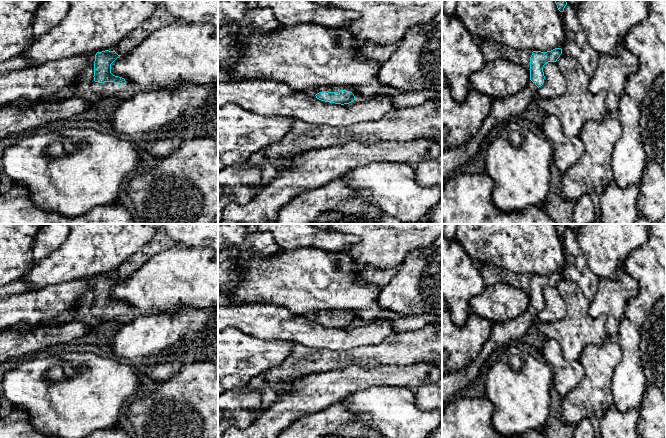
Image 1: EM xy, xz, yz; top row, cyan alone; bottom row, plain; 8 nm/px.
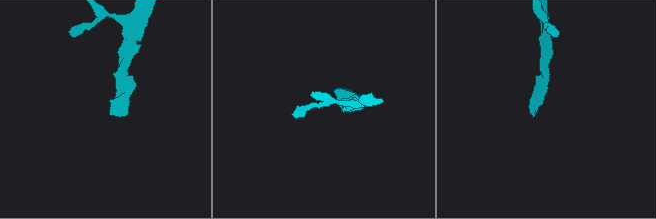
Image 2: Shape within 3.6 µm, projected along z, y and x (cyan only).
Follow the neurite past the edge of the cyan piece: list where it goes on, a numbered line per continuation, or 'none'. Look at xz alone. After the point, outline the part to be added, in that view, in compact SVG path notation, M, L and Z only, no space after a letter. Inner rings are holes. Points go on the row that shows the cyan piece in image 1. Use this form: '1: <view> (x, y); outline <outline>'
1: xz (320, 89); outline M323 86L323 87L318 87L316 89L316 93L319 93L319 92L323 92L323 91L328 91L328 92L338 92L340 91L341 89L338 88L338 87L327 87L327 86Z

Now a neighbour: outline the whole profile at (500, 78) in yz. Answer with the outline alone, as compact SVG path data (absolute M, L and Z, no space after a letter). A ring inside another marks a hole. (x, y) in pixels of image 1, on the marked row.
M507 59L488 61L469 78L473 88L490 98L502 99L525 89L530 81L530 70Z

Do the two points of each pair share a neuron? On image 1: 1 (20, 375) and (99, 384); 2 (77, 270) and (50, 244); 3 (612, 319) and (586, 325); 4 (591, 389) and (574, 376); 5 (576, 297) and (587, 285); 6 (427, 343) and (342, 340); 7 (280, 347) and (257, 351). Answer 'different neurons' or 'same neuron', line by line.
1: same neuron
2: different neurons
3: different neurons
4: different neurons
5: different neurons
6: different neurons
7: same neuron

